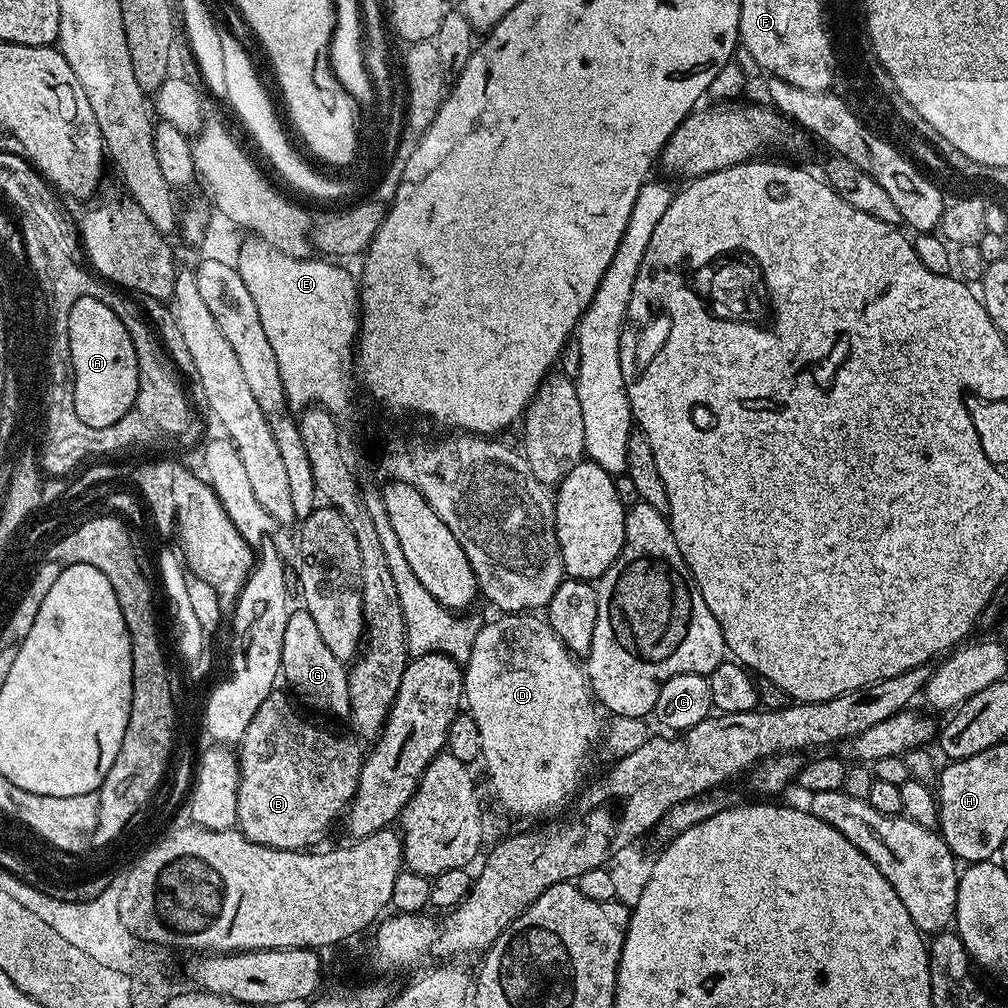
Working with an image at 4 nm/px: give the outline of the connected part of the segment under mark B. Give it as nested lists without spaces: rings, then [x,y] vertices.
[[[272,691],[264,699],[262,706],[258,706],[258,714],[250,718],[250,726],[246,726],[240,739],[240,785],[236,823],[238,831],[251,844],[261,844],[267,848],[308,850],[319,845],[316,843],[323,838],[324,831],[339,816],[341,819],[345,815],[348,805],[356,796],[362,751],[360,752],[359,746],[355,744],[357,741],[351,735],[348,737],[340,732],[331,732],[330,729],[300,716],[299,710],[292,705],[293,697],[287,691],[280,691]]]

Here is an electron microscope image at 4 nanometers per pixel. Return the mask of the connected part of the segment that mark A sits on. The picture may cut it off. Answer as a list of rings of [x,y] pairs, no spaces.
[[[82,296],[78,298],[76,303],[74,303],[73,308],[69,312],[69,356],[68,359],[70,361],[70,377],[72,379],[72,393],[74,394],[74,402],[72,403],[72,407],[76,409],[76,417],[78,419],[81,419],[82,422],[87,424],[87,426],[92,427],[106,427],[110,426],[111,423],[118,422],[120,418],[122,418],[124,415],[126,415],[128,412],[133,411],[135,402],[136,402],[136,391],[138,390],[138,358],[134,354],[134,342],[130,342],[130,334],[126,330],[126,326],[124,325],[124,316],[121,315],[121,313],[116,313],[114,309],[111,308],[110,305],[107,304],[107,299],[98,297],[98,296]]]

